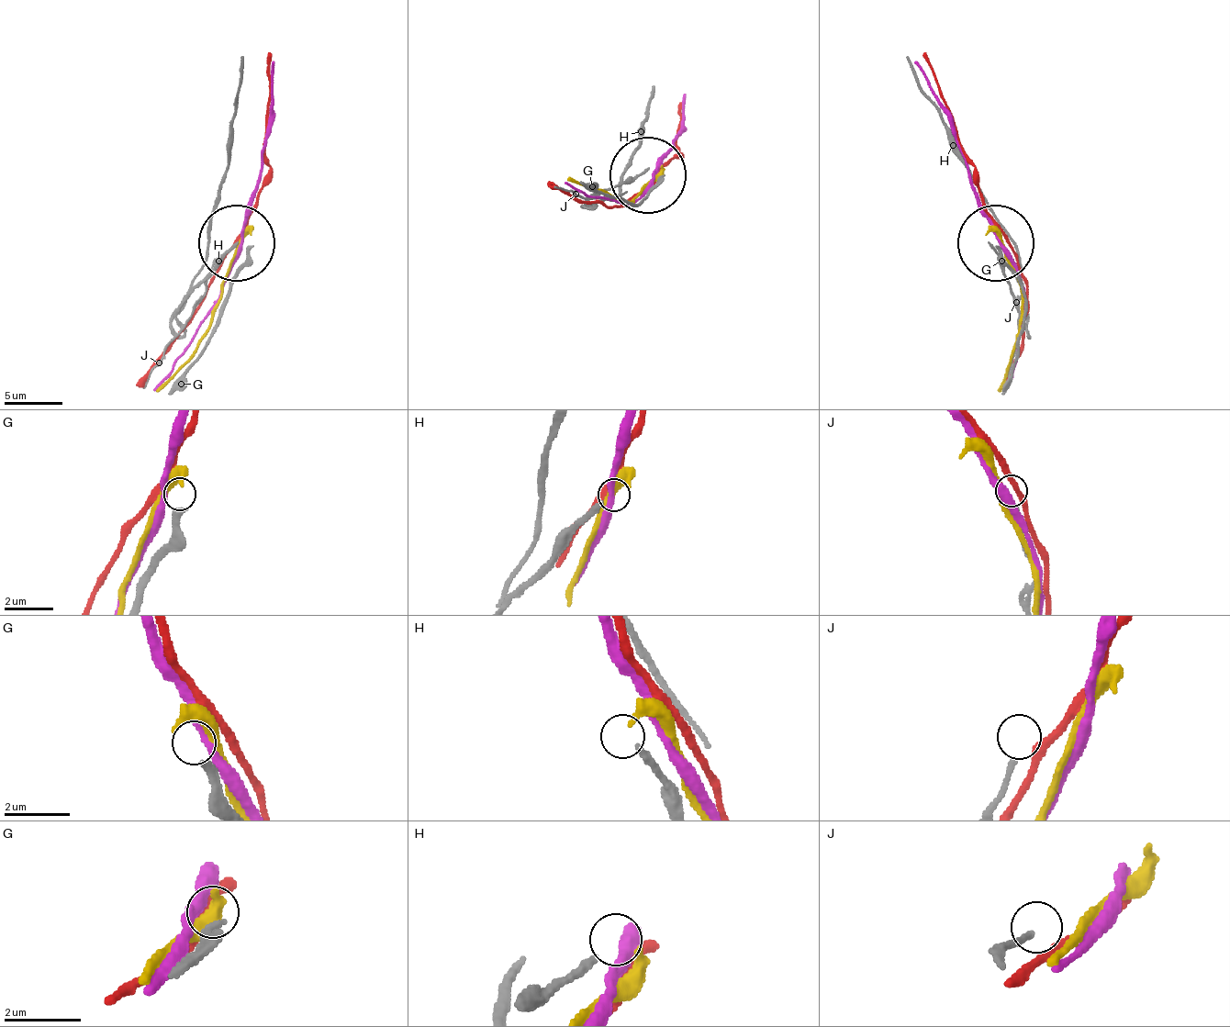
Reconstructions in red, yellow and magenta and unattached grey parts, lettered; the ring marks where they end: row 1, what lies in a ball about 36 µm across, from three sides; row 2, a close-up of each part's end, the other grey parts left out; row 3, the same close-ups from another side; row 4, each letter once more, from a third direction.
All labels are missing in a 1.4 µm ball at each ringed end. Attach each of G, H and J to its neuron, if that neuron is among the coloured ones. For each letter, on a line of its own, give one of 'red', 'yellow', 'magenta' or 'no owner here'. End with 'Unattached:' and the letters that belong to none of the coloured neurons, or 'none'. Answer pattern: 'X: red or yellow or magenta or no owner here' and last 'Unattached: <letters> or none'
G: no owner here
H: yellow
J: no owner here
Unattached: G, J

